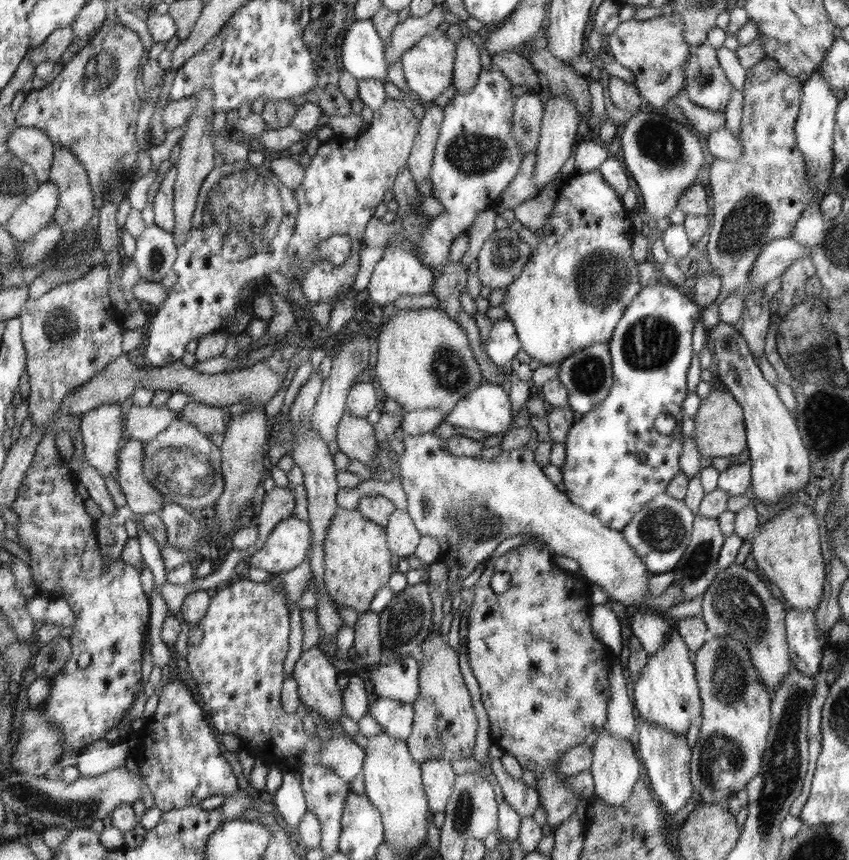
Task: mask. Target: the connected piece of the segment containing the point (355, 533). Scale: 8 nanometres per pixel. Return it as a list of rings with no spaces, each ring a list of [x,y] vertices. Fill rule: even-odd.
[[[336,508],[332,523],[324,539],[325,579],[329,598],[342,607],[348,607],[360,615],[368,613],[376,592],[386,586],[392,574],[392,554],[387,545],[385,528],[368,520],[357,509]]]

